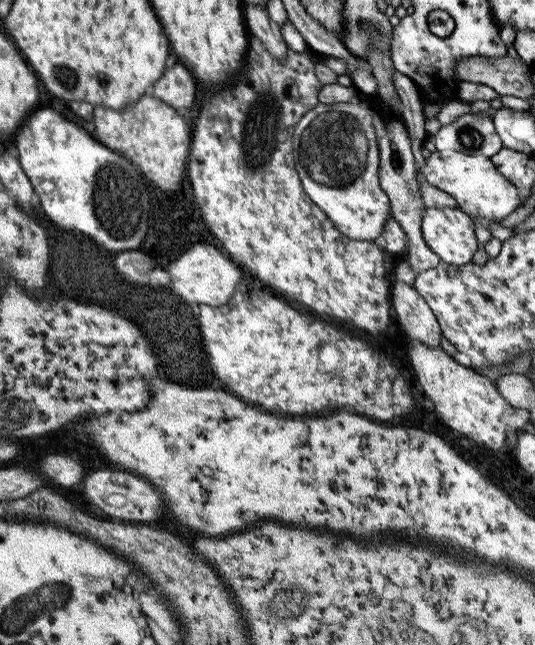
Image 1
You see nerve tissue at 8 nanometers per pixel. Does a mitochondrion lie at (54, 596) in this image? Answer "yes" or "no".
yes

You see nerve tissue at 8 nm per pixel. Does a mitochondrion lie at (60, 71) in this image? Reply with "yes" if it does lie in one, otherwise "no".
yes

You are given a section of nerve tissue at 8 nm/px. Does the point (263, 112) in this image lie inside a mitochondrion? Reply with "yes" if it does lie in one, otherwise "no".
yes

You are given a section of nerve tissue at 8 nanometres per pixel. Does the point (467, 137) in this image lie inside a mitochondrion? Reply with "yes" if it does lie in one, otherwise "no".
yes

